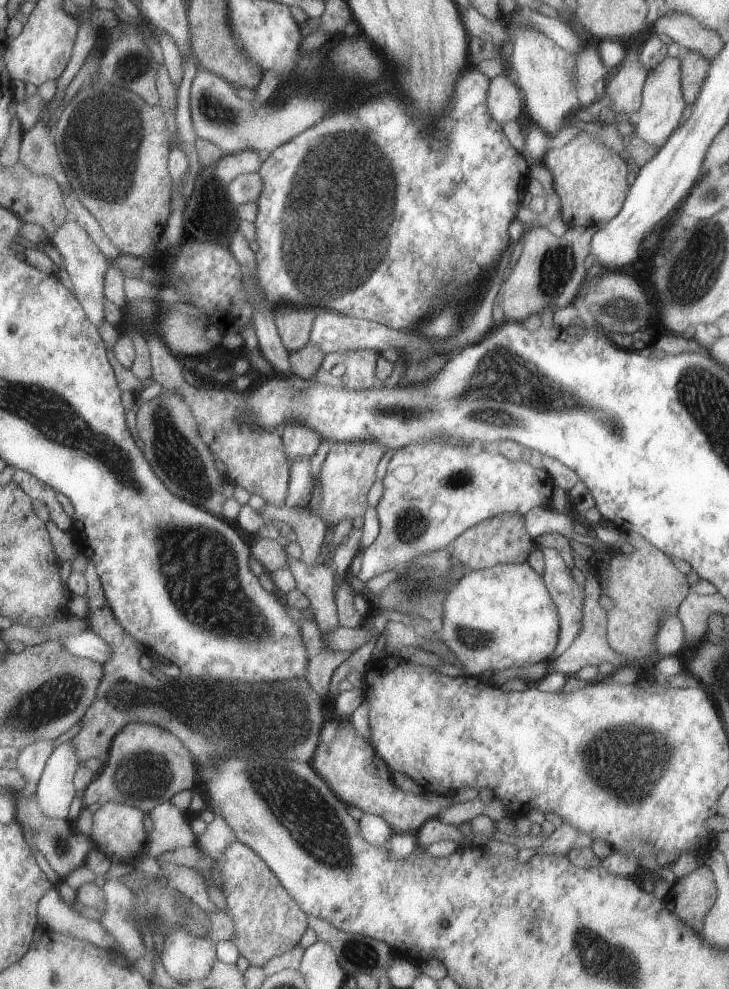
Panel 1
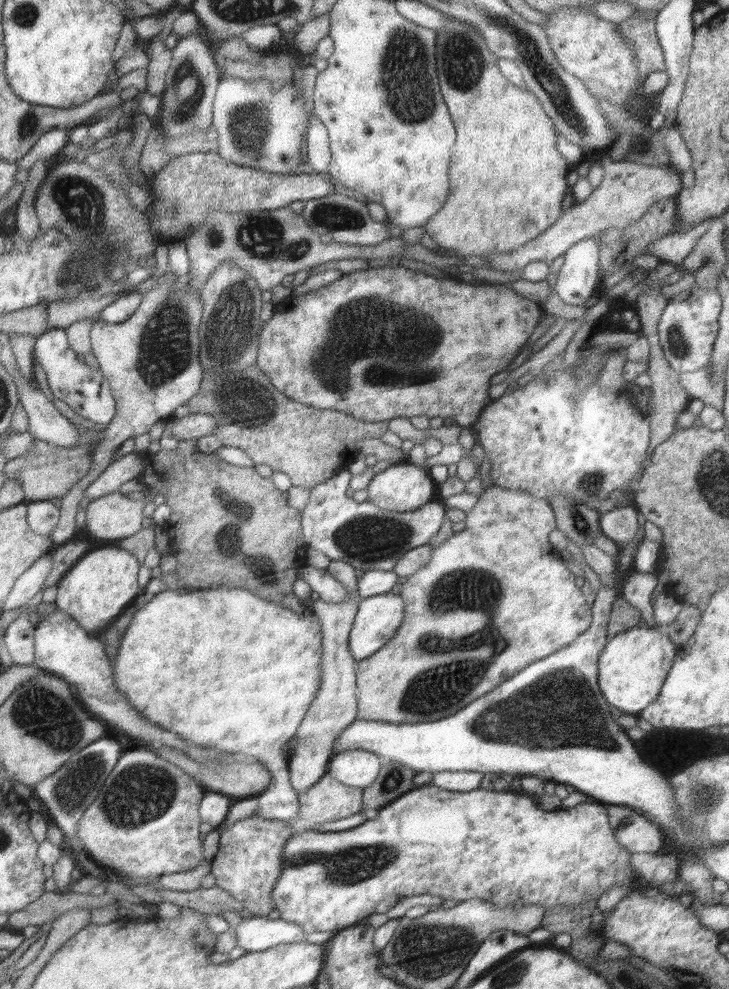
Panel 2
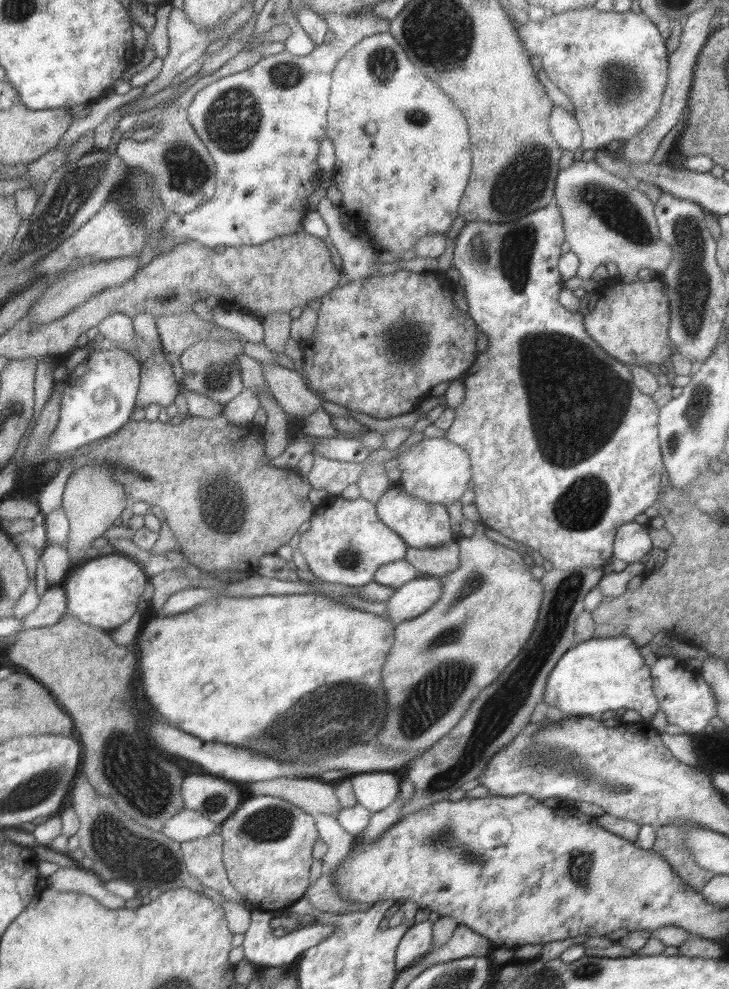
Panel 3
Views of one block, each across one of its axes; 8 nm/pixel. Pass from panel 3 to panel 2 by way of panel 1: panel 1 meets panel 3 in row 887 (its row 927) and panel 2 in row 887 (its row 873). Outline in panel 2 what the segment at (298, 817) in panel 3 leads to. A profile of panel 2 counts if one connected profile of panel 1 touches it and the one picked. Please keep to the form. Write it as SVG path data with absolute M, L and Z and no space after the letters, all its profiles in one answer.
M253 815L238 820L221 833L218 853L211 860L211 873L216 878L216 885L234 896L247 915L267 917L274 910L272 889L282 871L284 843L292 835L294 830L288 822L274 818L266 820Z

